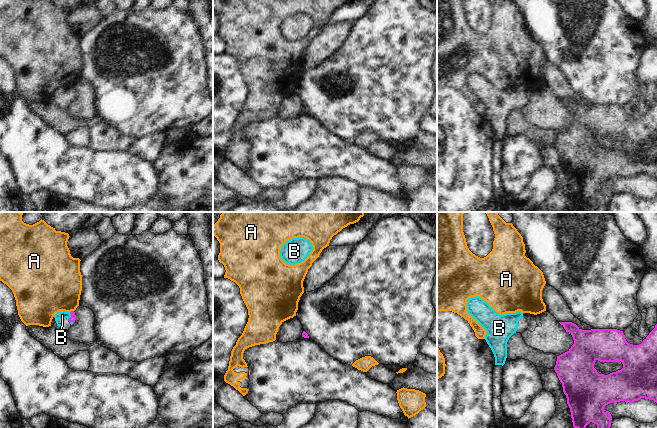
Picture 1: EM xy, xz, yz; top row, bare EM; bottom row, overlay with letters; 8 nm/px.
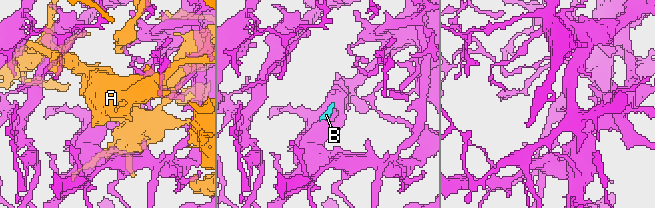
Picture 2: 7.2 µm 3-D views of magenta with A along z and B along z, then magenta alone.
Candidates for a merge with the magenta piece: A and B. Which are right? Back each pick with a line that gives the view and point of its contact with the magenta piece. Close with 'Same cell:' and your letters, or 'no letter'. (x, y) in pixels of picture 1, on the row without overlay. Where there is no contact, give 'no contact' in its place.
B: xy (71, 91)
Same cell: B

